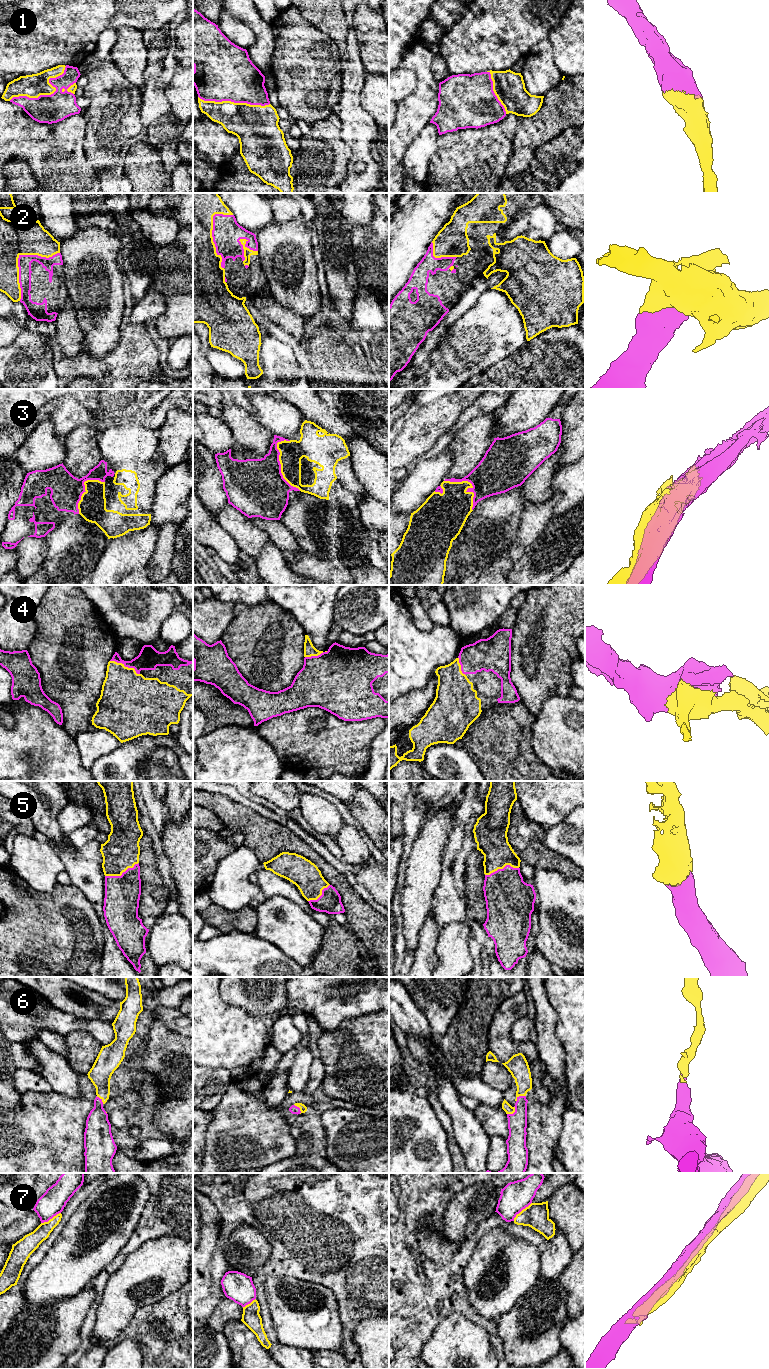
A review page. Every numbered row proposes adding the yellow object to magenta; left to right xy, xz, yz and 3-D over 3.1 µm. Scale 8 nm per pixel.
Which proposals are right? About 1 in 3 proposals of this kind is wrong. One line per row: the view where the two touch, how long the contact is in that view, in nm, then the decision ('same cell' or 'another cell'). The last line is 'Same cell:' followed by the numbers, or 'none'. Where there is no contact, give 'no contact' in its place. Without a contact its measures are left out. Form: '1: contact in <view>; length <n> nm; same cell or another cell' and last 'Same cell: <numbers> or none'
1: contact in xy; length 550 nm; same cell
2: contact in xy; length 500 nm; same cell
3: contact in xz; length 440 nm; another cell
4: contact in xy; length 260 nm; same cell
5: contact in xy; length 300 nm; same cell
6: contact in yz; length 90 nm; same cell
7: contact in yz; length 220 nm; another cell
Same cell: 1, 2, 4, 5, 6

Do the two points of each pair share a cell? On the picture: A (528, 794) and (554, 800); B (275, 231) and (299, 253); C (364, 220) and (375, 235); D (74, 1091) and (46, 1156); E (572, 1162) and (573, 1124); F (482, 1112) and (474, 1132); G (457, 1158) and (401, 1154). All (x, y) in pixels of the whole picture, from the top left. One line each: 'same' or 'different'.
A: same
B: same
C: different
D: different
E: same
F: different
G: different

